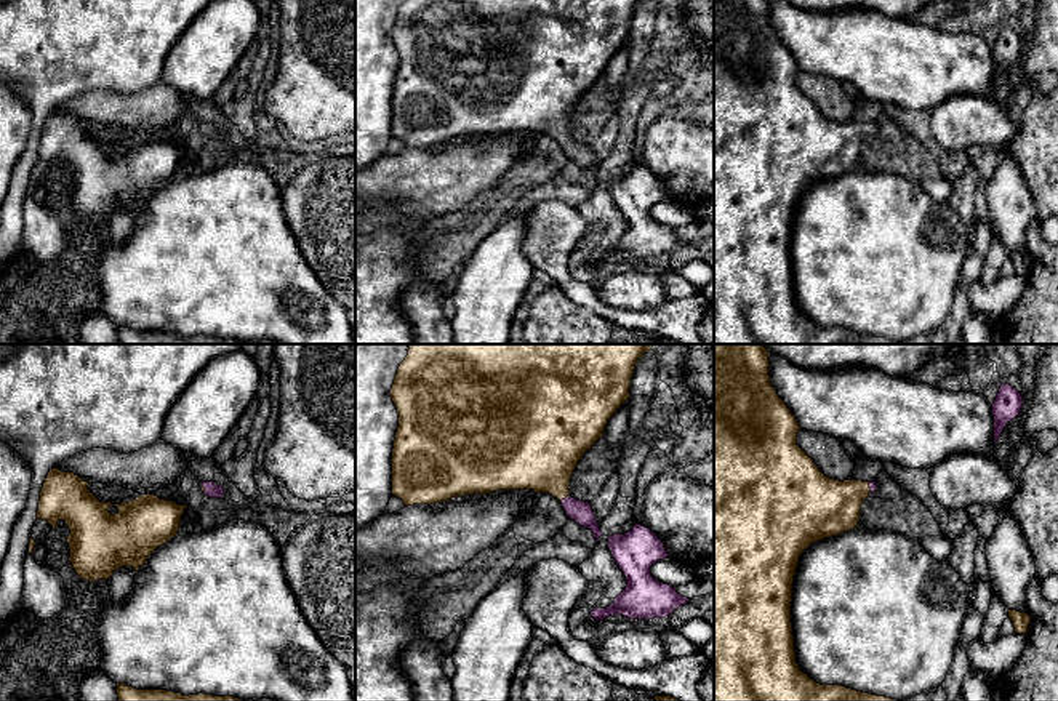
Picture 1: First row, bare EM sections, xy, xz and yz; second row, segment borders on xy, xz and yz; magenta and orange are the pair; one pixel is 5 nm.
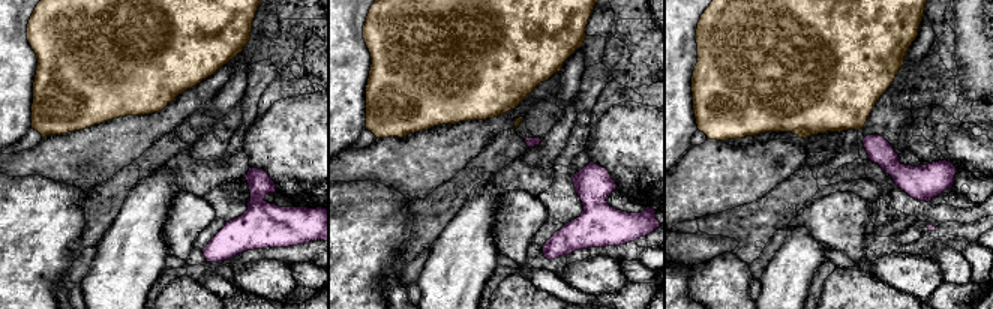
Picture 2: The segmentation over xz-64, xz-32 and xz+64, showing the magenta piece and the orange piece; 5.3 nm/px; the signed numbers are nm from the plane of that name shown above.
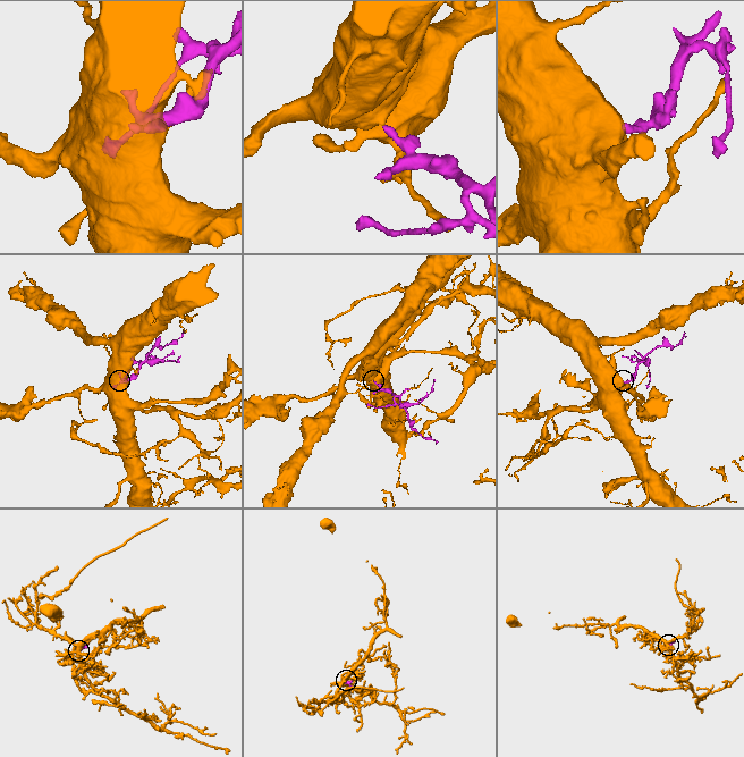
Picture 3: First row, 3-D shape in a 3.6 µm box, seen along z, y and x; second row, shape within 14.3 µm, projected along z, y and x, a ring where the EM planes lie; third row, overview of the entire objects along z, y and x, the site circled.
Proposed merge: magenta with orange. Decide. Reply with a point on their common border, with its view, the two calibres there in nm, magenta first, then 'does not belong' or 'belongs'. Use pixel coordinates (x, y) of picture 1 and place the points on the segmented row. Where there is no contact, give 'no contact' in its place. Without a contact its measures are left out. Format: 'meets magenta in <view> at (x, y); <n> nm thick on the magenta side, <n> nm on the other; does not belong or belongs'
meets magenta in xz at (565, 498); 110 nm thick on the magenta side, 360 nm on the other; belongs

